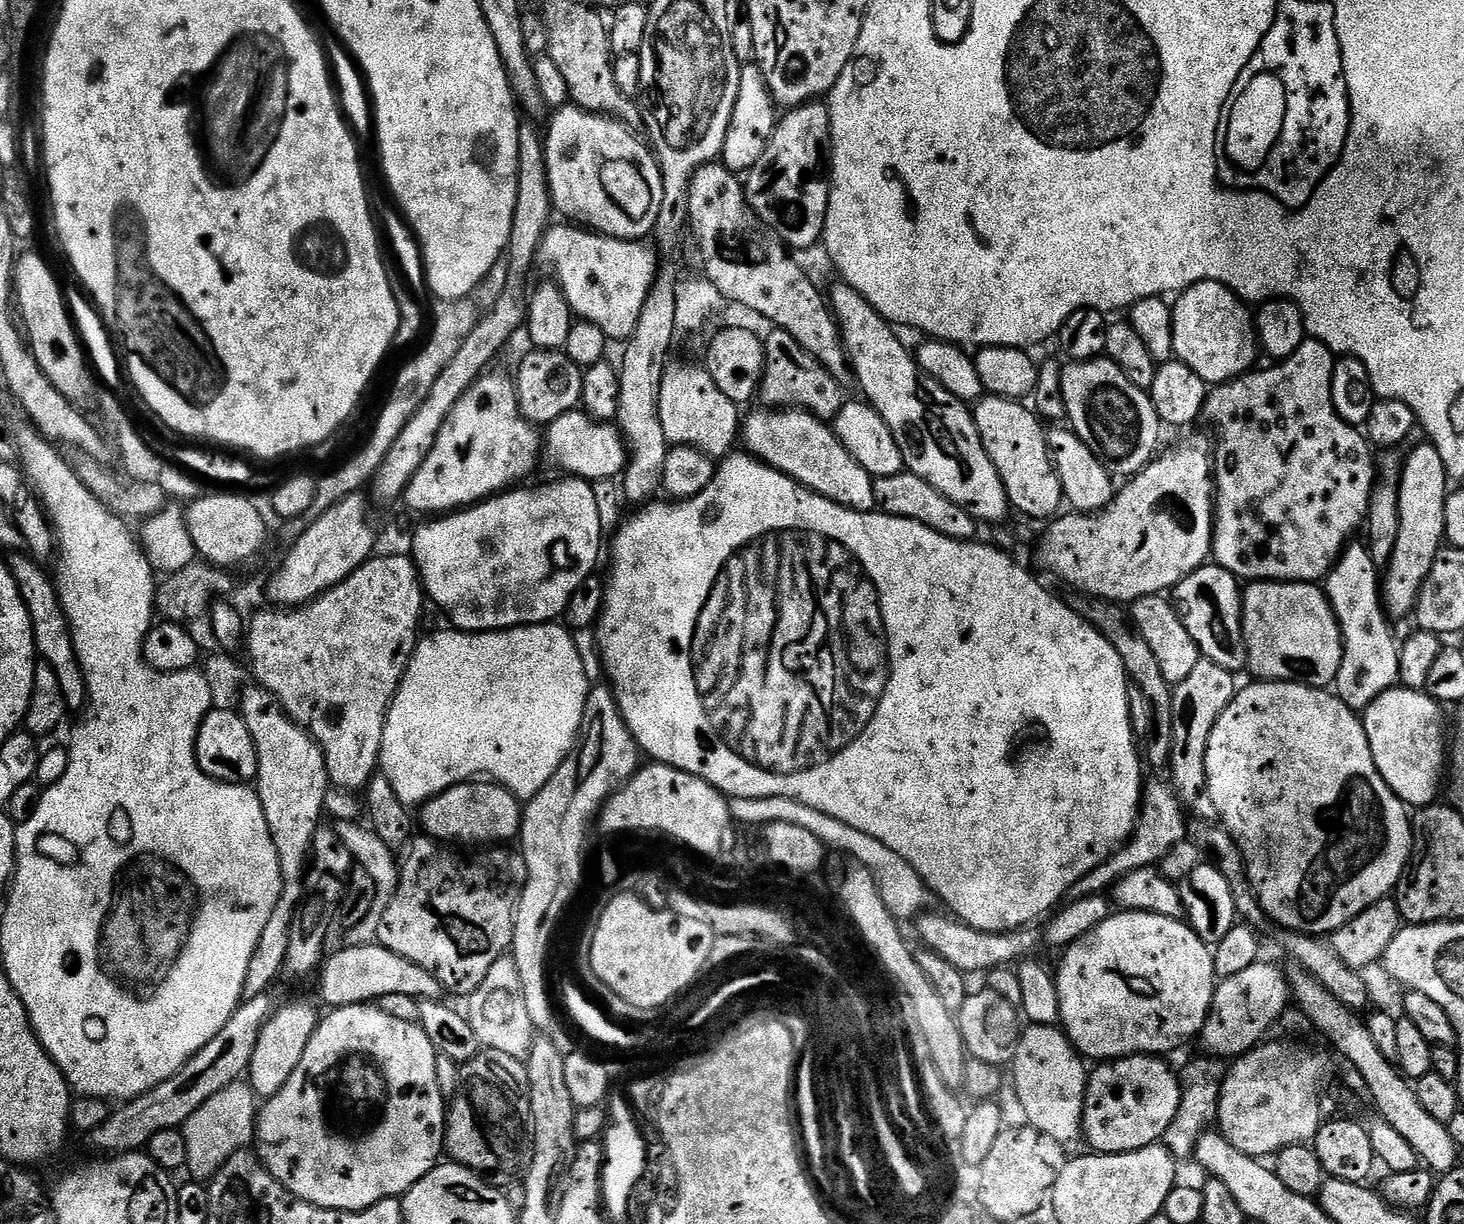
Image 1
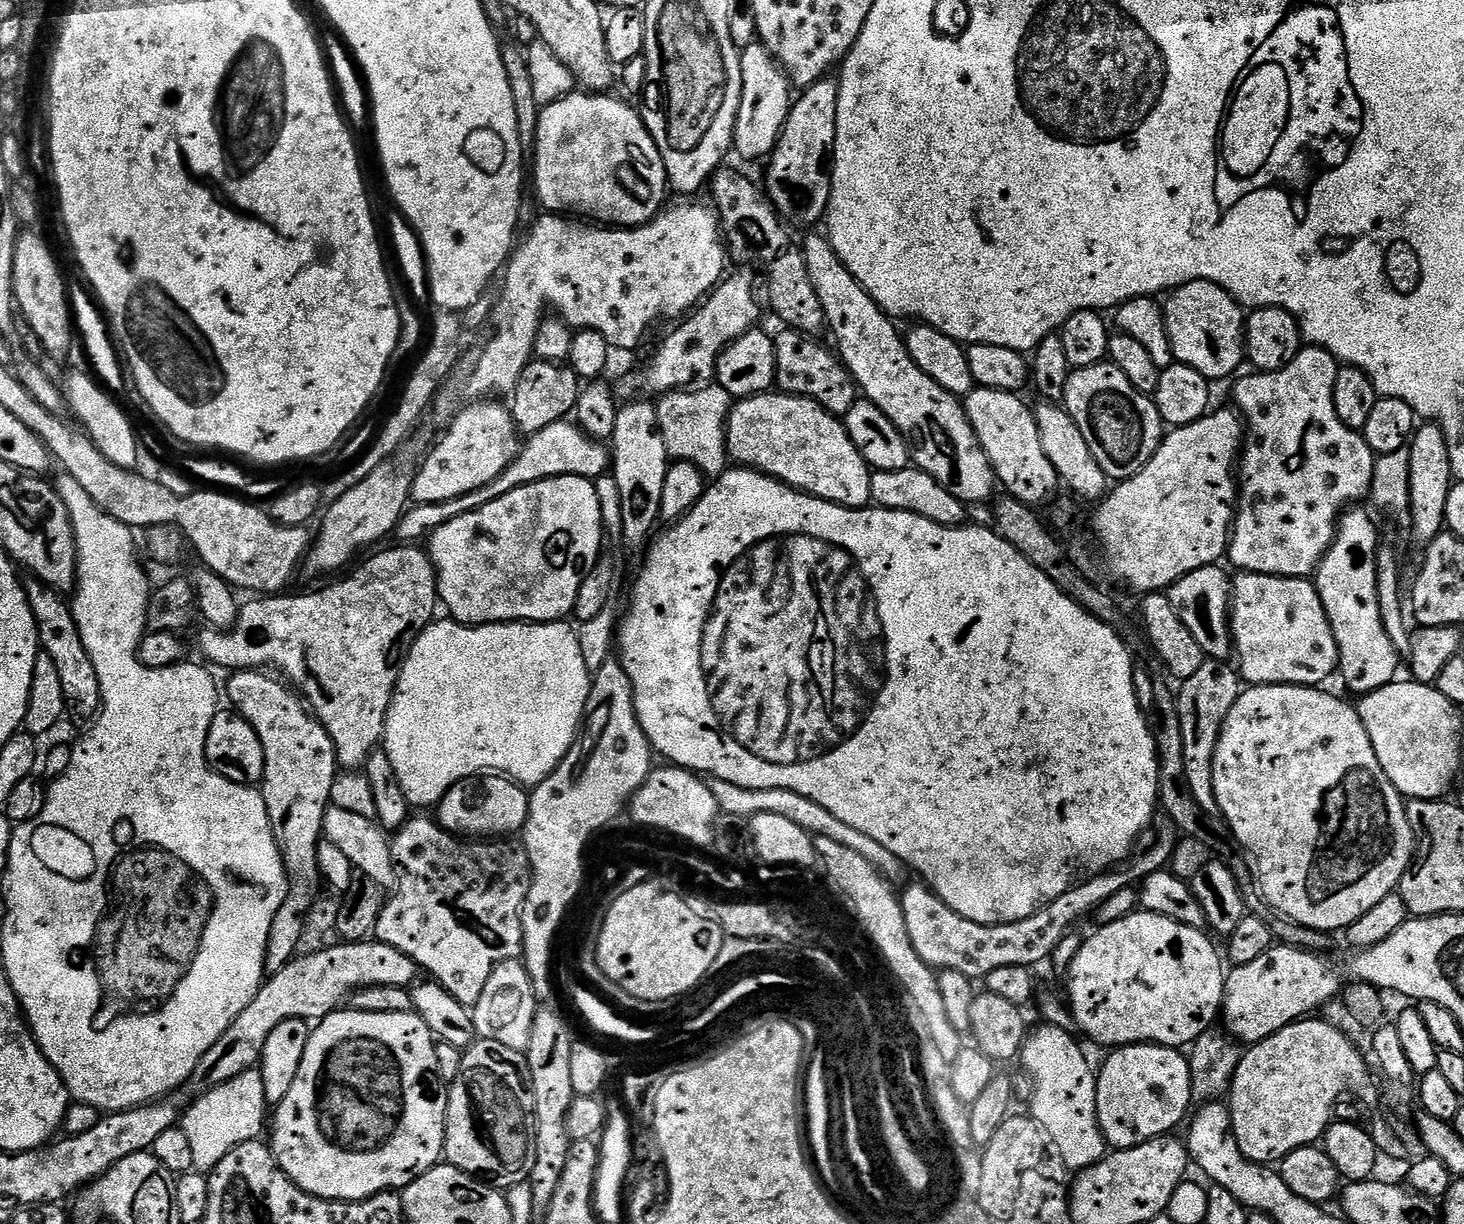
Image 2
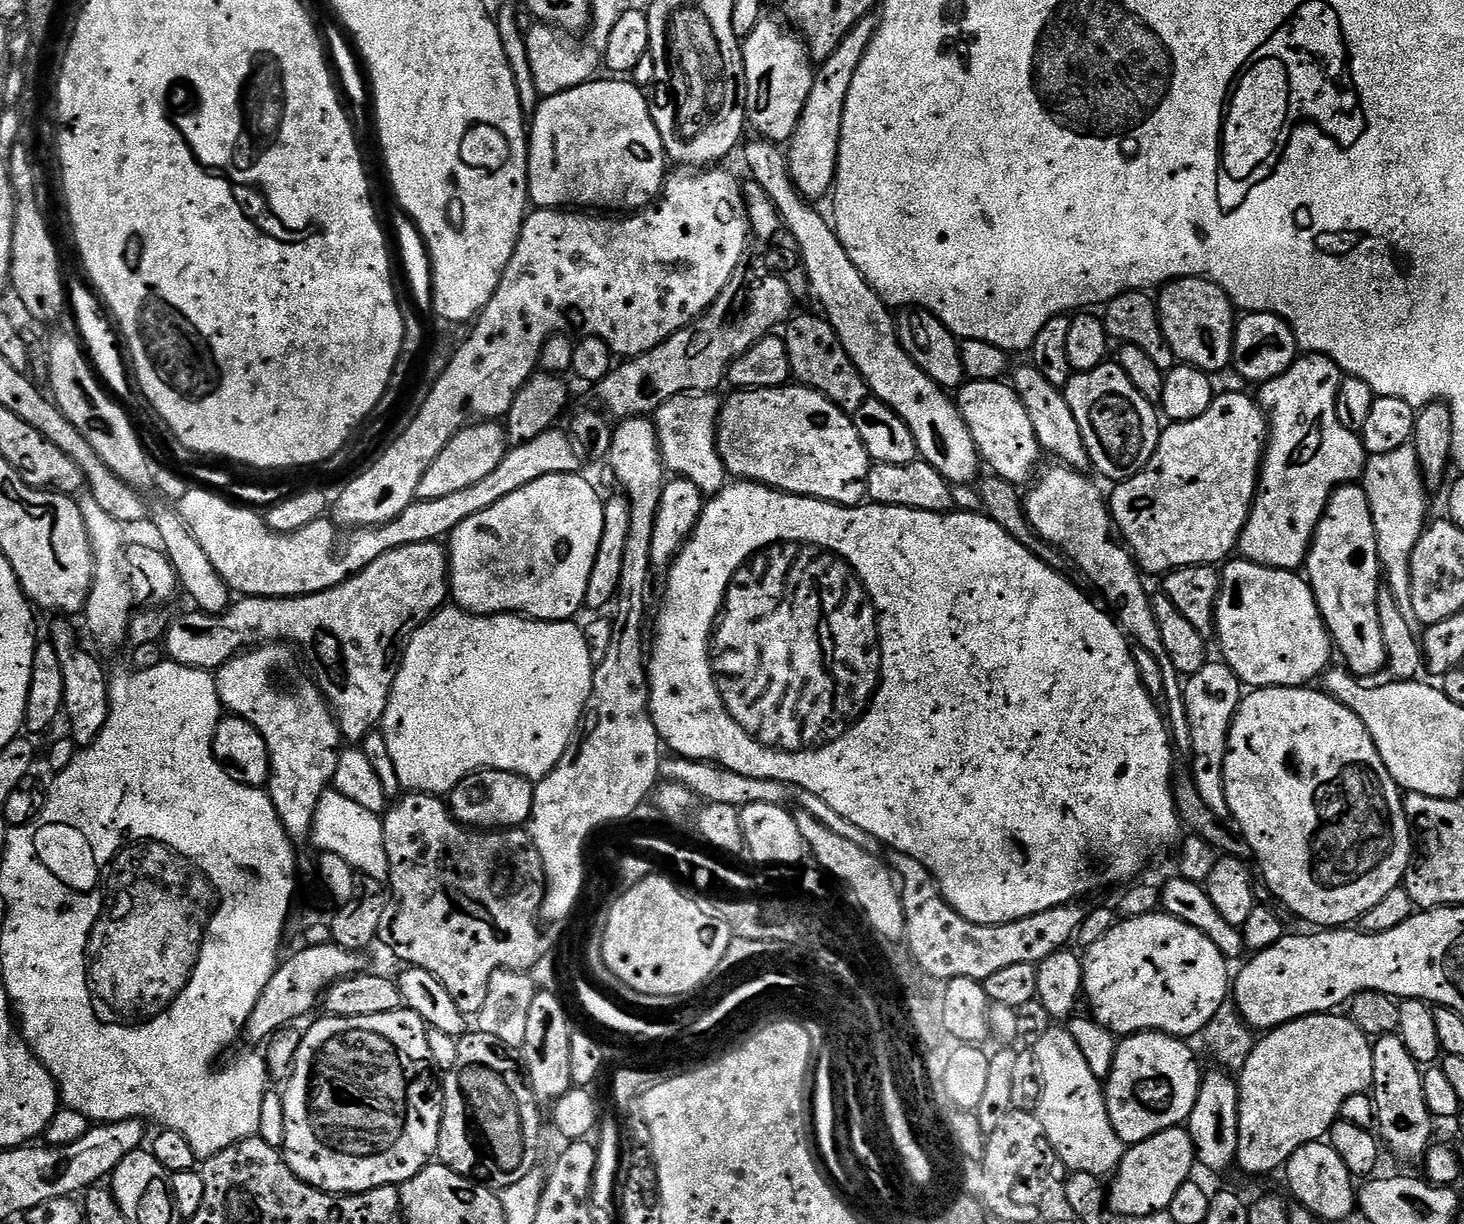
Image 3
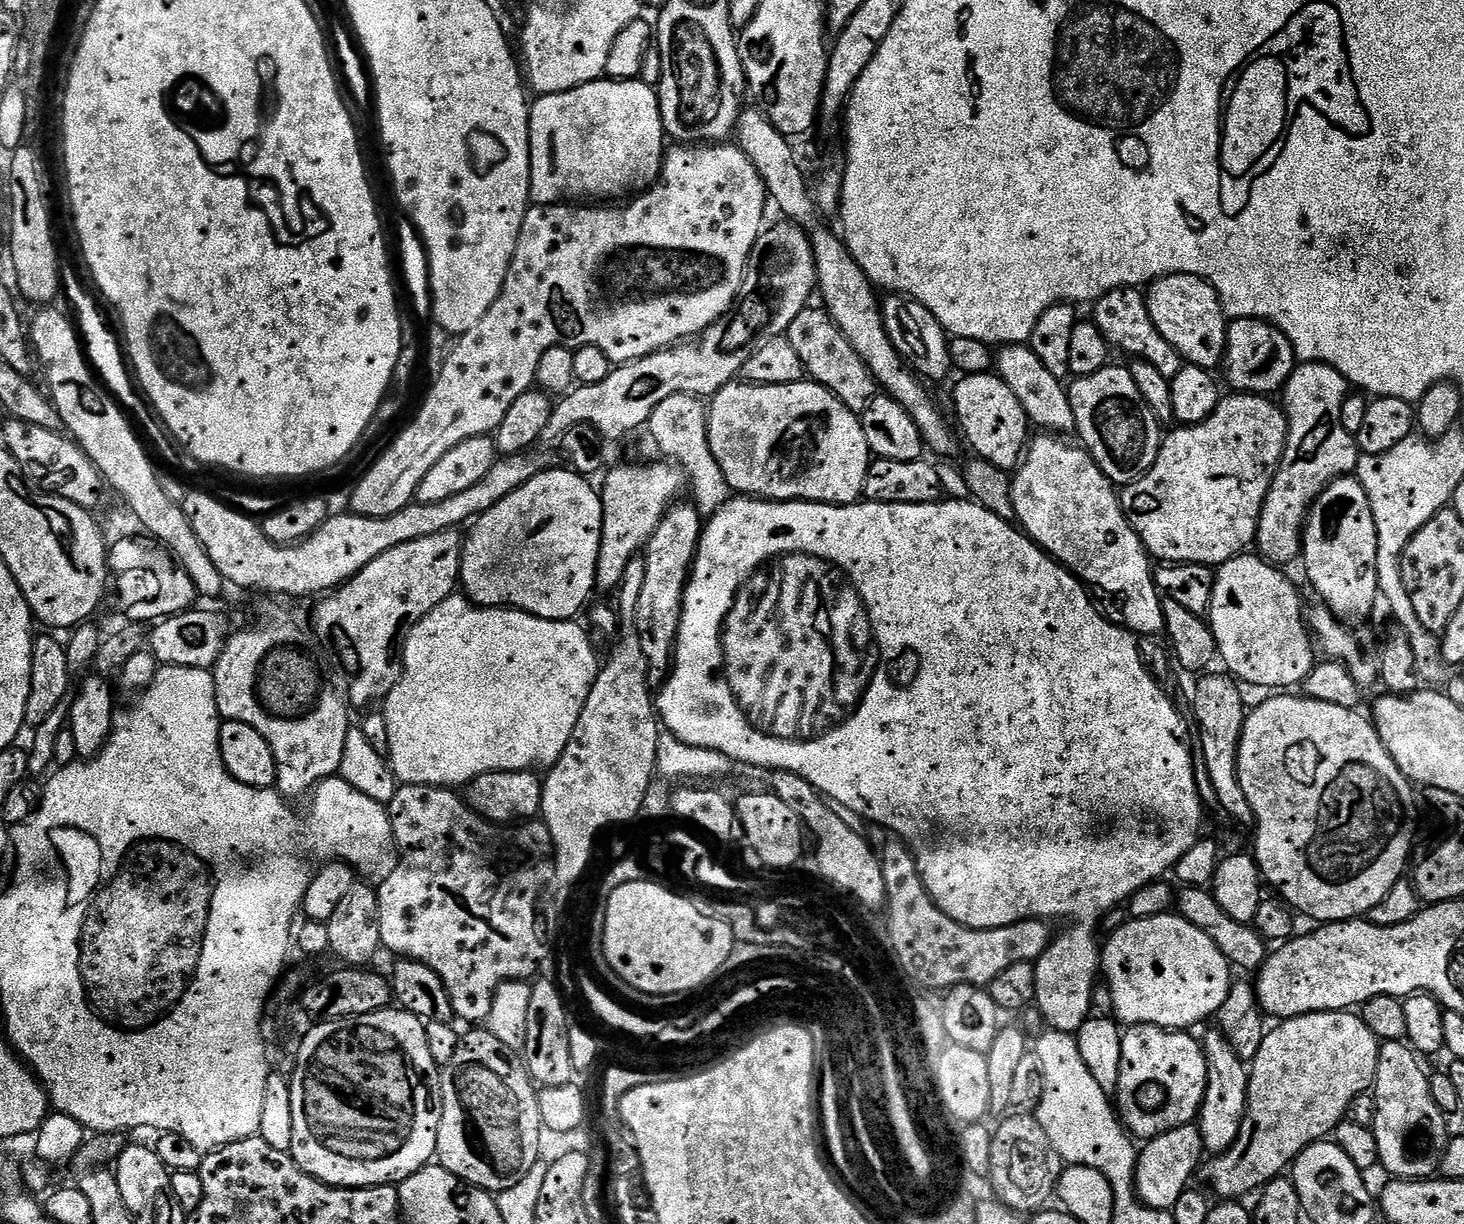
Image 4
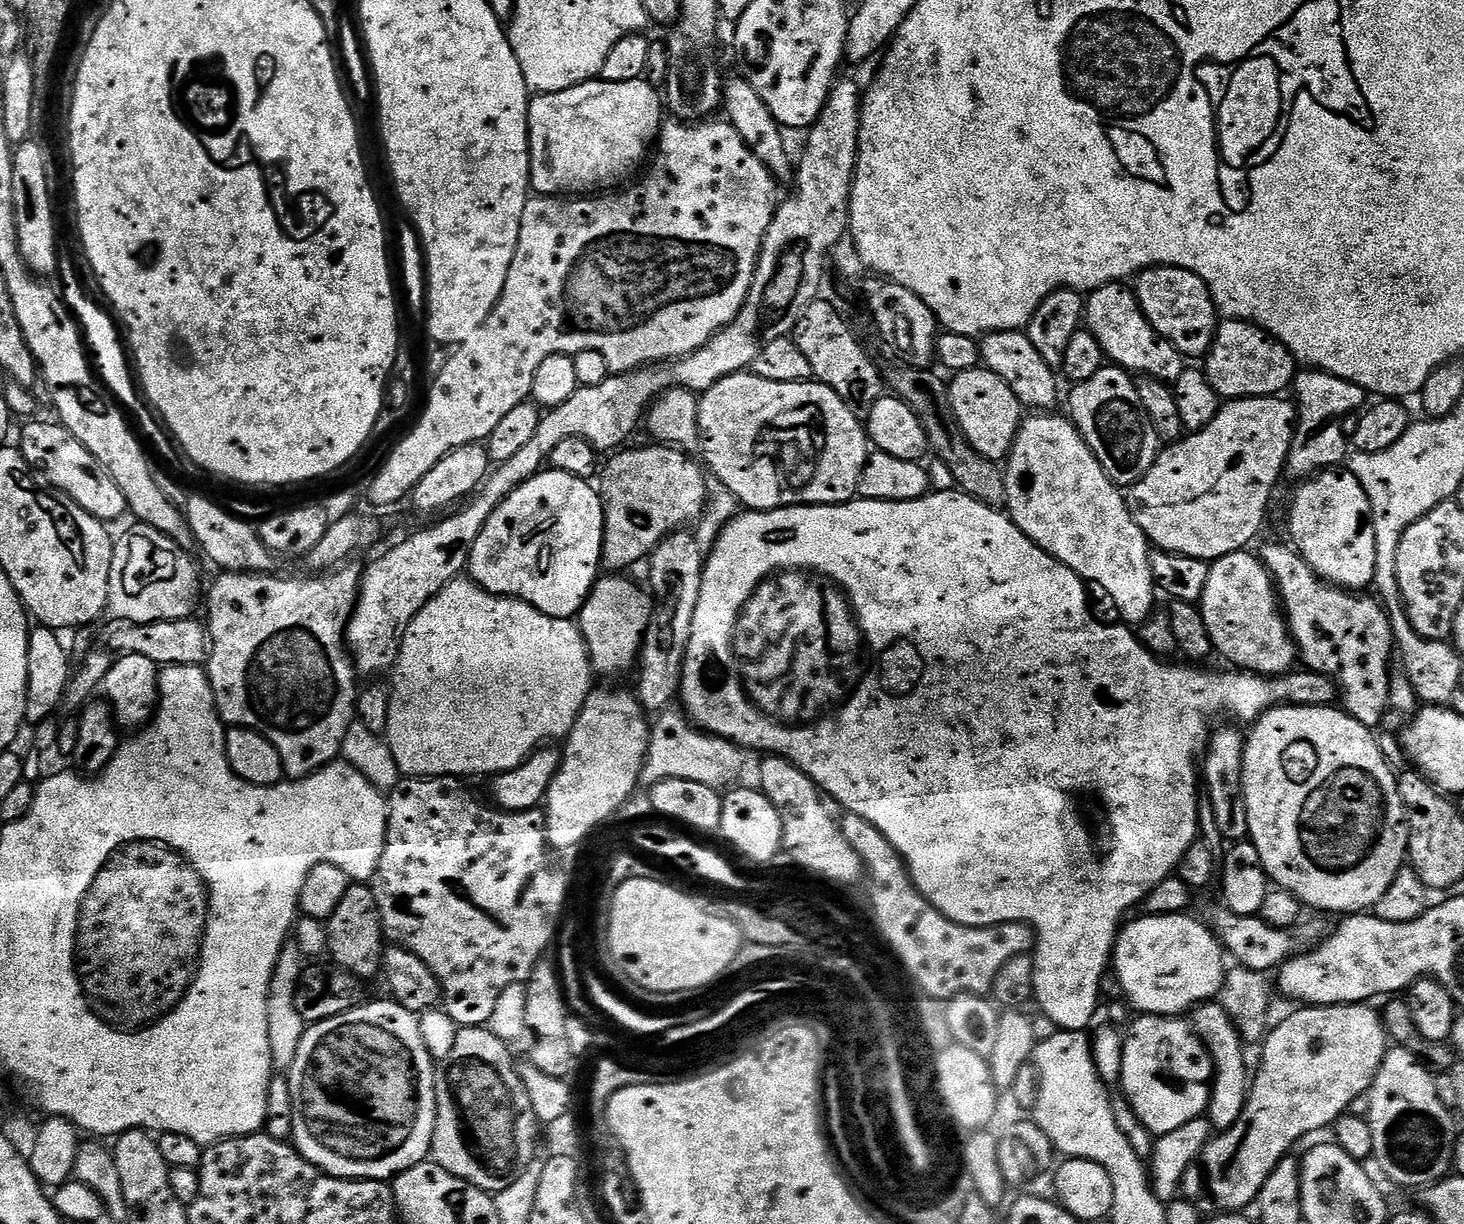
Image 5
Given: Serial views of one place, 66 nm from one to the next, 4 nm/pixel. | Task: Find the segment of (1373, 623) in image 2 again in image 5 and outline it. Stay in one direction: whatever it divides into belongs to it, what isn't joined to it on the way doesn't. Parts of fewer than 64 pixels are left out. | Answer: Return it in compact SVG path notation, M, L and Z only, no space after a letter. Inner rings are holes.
M1325 470L1301 484L1304 485L1293 494L1288 508L1288 532L1296 551L1320 579L1345 590L1371 589L1376 551L1366 490L1362 490L1358 478L1347 470Z

